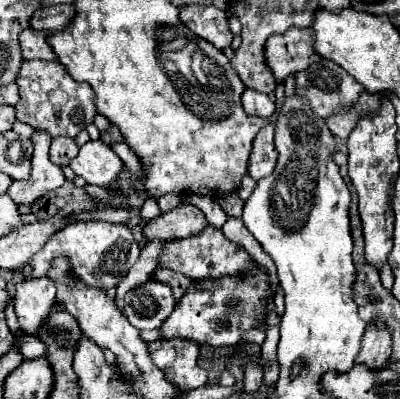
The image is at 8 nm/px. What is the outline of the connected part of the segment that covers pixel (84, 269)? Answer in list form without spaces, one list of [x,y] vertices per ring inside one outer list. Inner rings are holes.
[[[104,220],[74,222],[52,234],[46,246],[40,252],[36,252],[36,256],[32,256],[32,260],[28,262],[30,274],[34,278],[46,276],[48,268],[52,268],[52,260],[60,254],[68,258],[70,272],[76,280],[92,288],[108,290],[108,288],[116,288],[118,282],[128,274],[128,270],[138,262],[140,246],[126,224],[112,224]]]

